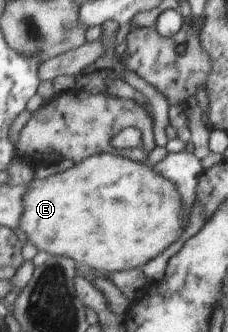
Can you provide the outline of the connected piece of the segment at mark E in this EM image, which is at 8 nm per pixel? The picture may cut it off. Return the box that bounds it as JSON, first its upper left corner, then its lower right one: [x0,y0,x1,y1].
[19,153,189,274]

